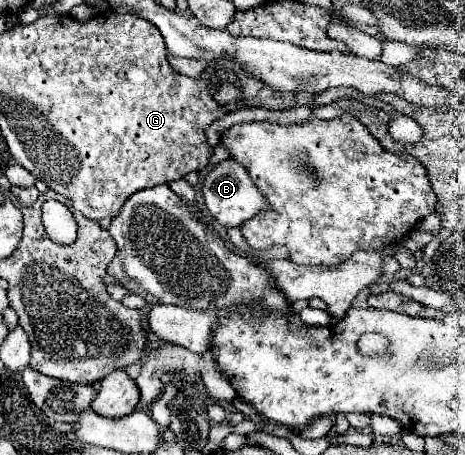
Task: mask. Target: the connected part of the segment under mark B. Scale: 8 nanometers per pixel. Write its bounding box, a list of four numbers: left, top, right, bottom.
[203,159,269,229]

